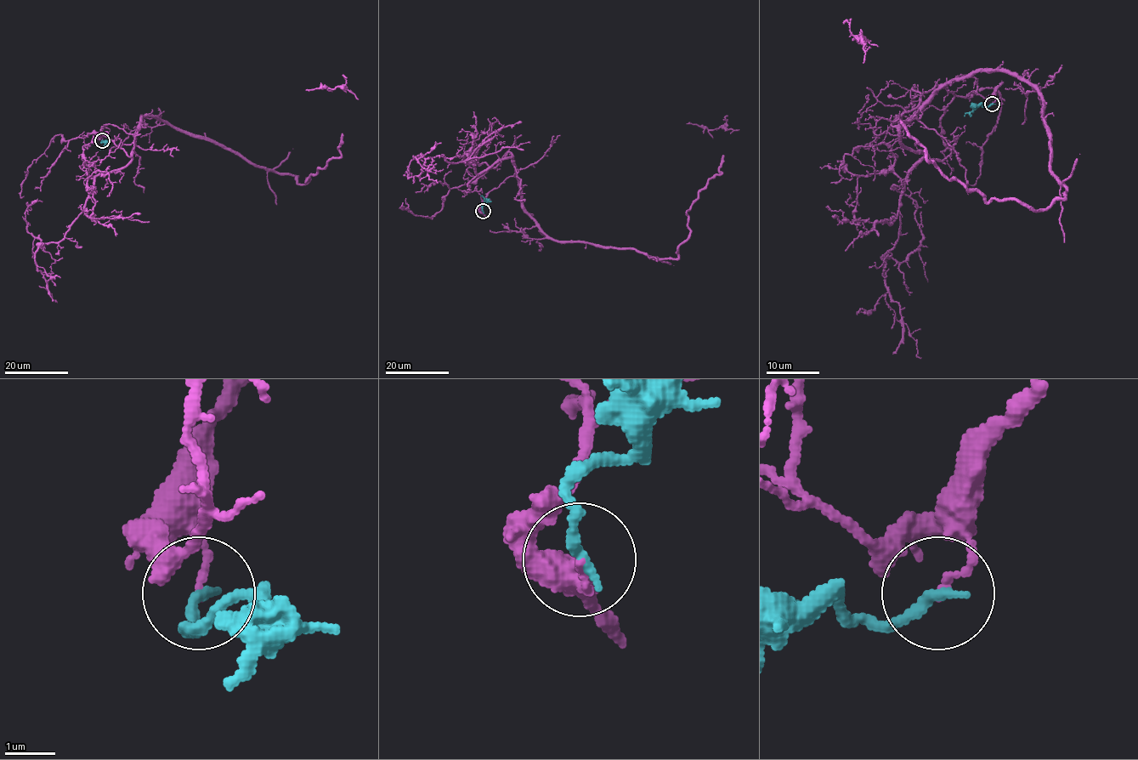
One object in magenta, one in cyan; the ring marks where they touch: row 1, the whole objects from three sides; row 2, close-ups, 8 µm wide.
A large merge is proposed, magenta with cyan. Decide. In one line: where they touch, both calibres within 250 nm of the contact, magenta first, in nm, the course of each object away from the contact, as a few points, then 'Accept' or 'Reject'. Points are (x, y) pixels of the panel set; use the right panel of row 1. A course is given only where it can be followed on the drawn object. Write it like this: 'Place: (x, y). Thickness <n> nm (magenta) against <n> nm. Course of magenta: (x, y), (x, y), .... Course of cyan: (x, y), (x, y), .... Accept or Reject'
Place: (992, 104). Thickness 120 nm (magenta) against 240 nm. Course of magenta: (992, 103), (963, 75), (934, 92), (1016, 71), (1041, 95), (1063, 198), (1030, 210), (950, 179), (855, 39). Course of cyan: (992, 103), (985, 107), (980, 104), (965, 116). Reject

